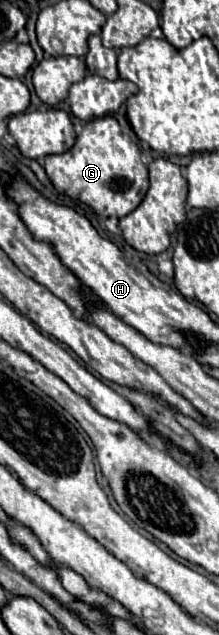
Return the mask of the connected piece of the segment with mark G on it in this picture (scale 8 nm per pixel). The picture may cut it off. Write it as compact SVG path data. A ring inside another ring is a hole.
M98 117L84 125L74 147L60 155L48 155L44 169L58 193L86 203L100 217L124 217L132 213L148 191L148 169L140 161L140 149L122 135L114 117Z

